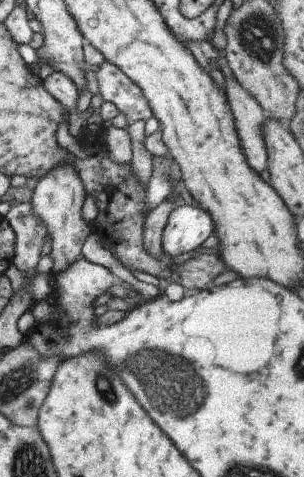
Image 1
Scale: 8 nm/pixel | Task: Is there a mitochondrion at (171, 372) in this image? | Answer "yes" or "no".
yes

